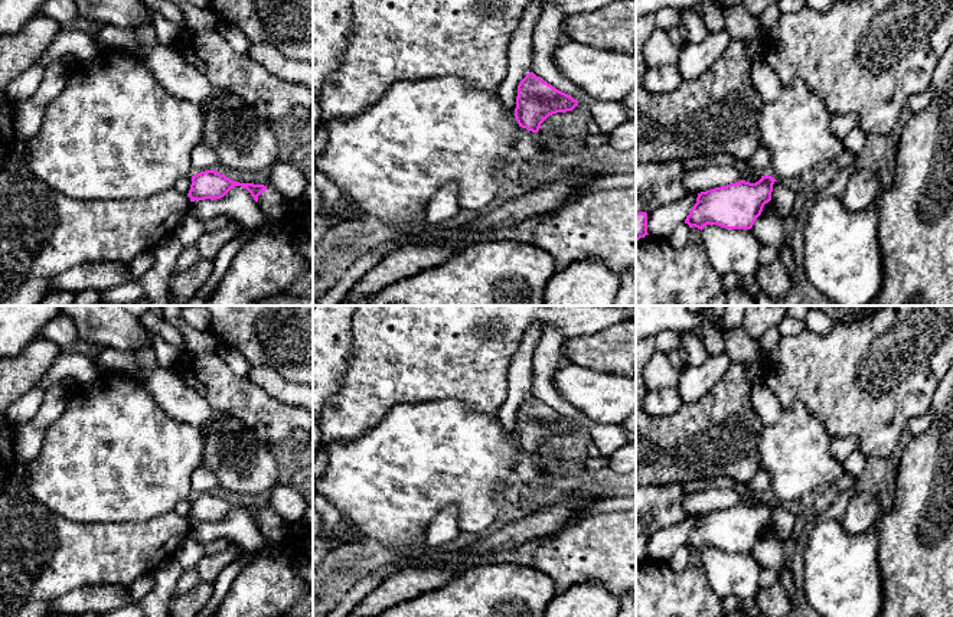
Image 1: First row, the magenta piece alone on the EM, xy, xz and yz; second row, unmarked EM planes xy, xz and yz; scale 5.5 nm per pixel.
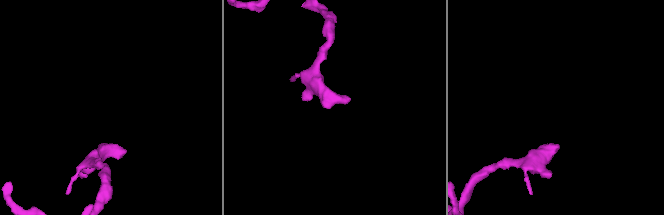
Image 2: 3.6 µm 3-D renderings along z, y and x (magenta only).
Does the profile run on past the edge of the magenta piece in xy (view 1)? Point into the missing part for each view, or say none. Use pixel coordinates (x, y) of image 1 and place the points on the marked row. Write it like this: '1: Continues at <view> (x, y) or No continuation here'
1: No continuation here

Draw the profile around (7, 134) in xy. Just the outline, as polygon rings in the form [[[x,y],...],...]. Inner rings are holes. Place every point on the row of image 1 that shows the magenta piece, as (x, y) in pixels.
[[[0,92],[0,174],[4,170],[4,157],[13,150],[17,133],[13,124],[14,101]]]

